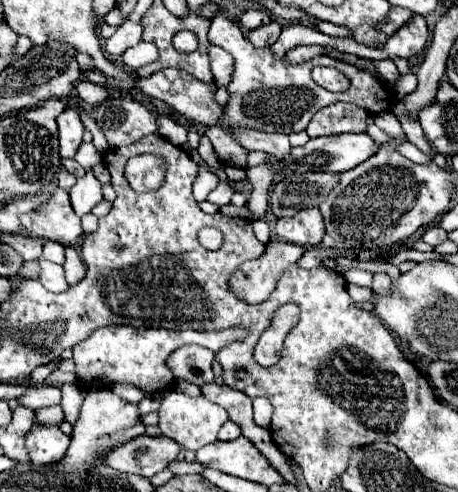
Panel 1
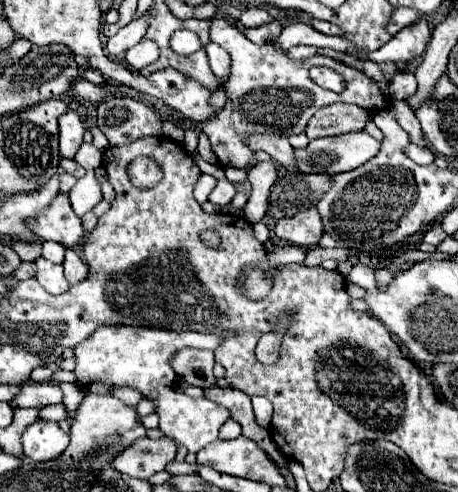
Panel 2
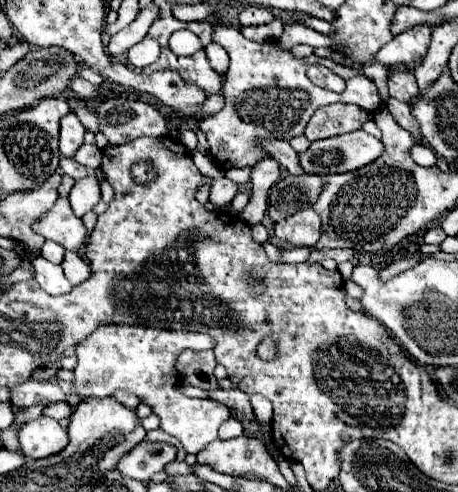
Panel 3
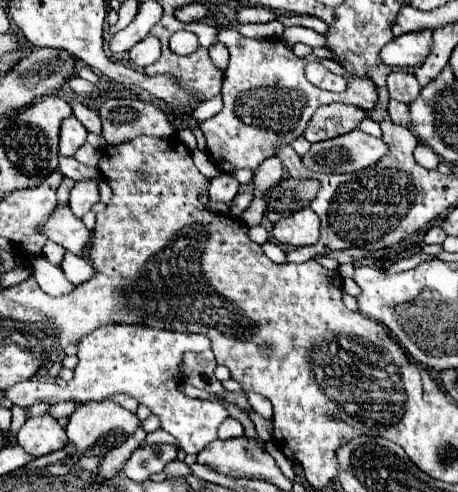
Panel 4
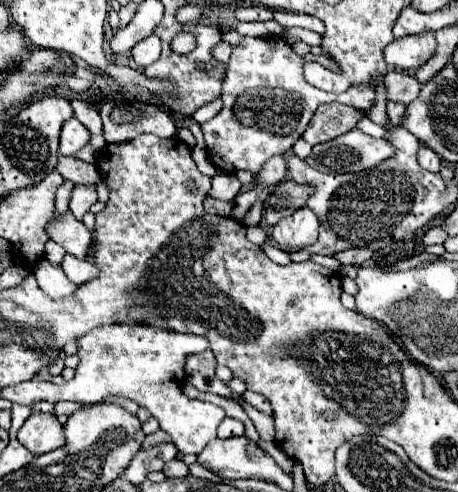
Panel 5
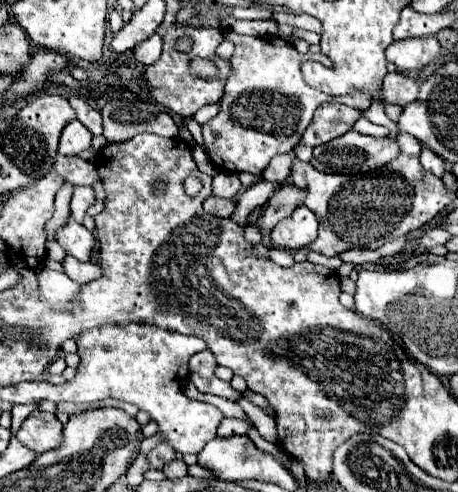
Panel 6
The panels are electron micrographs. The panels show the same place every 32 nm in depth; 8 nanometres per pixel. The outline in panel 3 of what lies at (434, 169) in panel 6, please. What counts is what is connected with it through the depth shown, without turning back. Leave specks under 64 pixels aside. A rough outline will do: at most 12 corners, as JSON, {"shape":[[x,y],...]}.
{"shape":[[420,144],[410,148],[410,156],[420,166],[434,166],[436,154]]}

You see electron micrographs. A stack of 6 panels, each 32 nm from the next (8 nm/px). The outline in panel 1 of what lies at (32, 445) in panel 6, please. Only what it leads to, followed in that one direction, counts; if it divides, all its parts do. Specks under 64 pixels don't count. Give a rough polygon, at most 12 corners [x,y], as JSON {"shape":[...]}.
{"shape":[[34,426],[26,436],[32,464],[64,458],[70,438],[58,426]]}

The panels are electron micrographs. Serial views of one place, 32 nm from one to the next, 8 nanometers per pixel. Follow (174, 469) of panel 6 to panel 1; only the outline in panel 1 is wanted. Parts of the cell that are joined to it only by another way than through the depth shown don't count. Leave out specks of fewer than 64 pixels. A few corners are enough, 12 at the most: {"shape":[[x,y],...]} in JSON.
{"shape":[[174,460],[168,468],[174,474],[202,474],[204,464]]}

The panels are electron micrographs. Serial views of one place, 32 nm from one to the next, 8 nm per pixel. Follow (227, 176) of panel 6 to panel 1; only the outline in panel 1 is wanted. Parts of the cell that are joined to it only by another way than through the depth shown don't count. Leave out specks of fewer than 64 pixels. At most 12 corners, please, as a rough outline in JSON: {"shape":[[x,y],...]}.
{"shape":[[220,184],[208,194],[208,202],[216,206],[230,204],[232,190]]}

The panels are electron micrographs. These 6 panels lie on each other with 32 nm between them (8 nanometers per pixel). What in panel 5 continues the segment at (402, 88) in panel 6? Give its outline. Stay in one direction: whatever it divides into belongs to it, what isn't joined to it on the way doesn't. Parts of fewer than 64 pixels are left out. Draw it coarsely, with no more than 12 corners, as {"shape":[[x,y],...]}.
{"shape":[[406,72],[386,76],[388,100],[410,104],[420,82]]}

